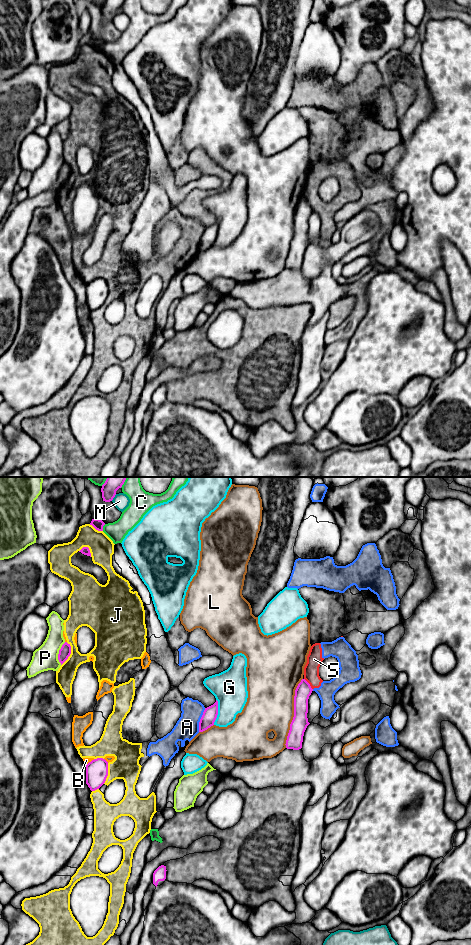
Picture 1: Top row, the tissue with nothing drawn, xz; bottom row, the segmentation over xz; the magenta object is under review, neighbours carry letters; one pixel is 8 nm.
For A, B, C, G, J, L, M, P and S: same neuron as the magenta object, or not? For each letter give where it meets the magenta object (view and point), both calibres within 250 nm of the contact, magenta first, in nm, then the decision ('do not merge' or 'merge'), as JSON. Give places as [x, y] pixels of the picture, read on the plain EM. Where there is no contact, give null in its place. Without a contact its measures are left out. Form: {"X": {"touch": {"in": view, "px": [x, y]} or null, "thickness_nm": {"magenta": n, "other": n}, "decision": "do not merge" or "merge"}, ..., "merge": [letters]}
{"A": {"touch": {"in": "xz", "px": [200, 240]}, "thickness_nm": {"magenta": 120, "other": 190}, "decision": "do not merge"}, "B": {"touch": {"in": "xz", "px": [91, 281]}, "thickness_nm": {"magenta": 180, "other": 50}, "decision": "do not merge"}, "C": {"touch": {"in": "xz", "px": [102, 47]}, "thickness_nm": {"magenta": 80, "other": 160}, "decision": "do not merge"}, "G": {"touch": {"in": "xz", "px": [217, 232]}, "thickness_nm": {"magenta": 120, "other": 280}, "decision": "do not merge"}, "J": {"touch": {"in": "xz", "px": [70, 173]}, "thickness_nm": {"magenta": 90, "other": 150}, "decision": "do not merge"}, "L": {"touch": {"in": "xz", "px": [294, 233]}, "thickness_nm": {"magenta": 130, "other": 380}, "decision": "do not merge"}, "M": {"touch": {"in": "xz", "px": [114, 16]}, "thickness_nm": {"magenta": 120, "other": 130}, "decision": "do not merge"}, "P": {"touch": {"in": "xz", "px": [59, 173]}, "thickness_nm": {"magenta": 90, "other": 200}, "decision": "do not merge"}, "S": {"touch": {"in": "xz", "px": [309, 204]}, "thickness_nm": {"magenta": 120, "other": 130}, "decision": "do not merge"}, "merge": []}

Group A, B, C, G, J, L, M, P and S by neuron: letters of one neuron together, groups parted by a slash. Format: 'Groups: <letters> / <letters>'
Groups: A B J S / C / G / L / M / P

